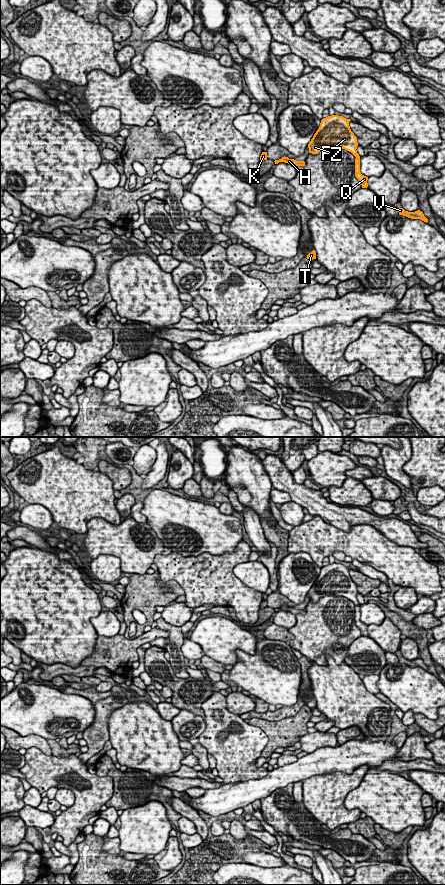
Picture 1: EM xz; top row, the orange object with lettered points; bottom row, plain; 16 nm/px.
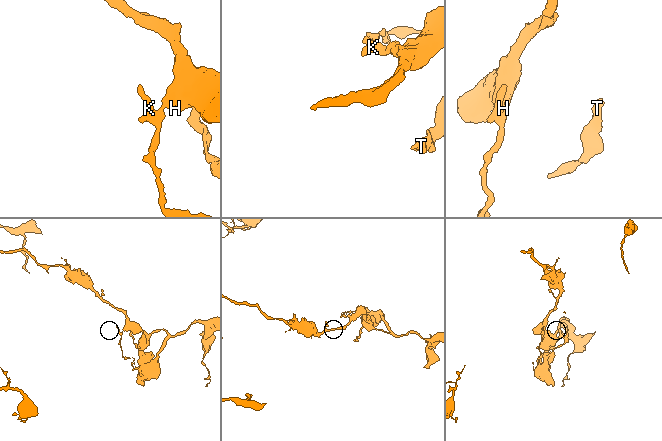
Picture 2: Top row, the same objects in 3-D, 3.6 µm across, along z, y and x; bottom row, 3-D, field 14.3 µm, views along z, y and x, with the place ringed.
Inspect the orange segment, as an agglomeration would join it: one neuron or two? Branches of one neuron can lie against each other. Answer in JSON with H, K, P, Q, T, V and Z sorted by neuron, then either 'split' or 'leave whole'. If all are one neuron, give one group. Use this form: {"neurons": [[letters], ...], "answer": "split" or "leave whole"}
{"neurons": [["H", "K", "P", "Z"], ["Q", "T", "V"]], "answer": "split"}

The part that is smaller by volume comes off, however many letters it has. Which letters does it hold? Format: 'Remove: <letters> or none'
Remove: Q, T, V

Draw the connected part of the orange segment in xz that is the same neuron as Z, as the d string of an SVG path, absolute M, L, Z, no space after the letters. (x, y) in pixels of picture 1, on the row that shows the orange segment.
M338 115L323 118L308 144L309 153L318 154L326 148L339 148L351 152L355 157L360 157L356 150L357 137L350 129L350 121L350 119Z

